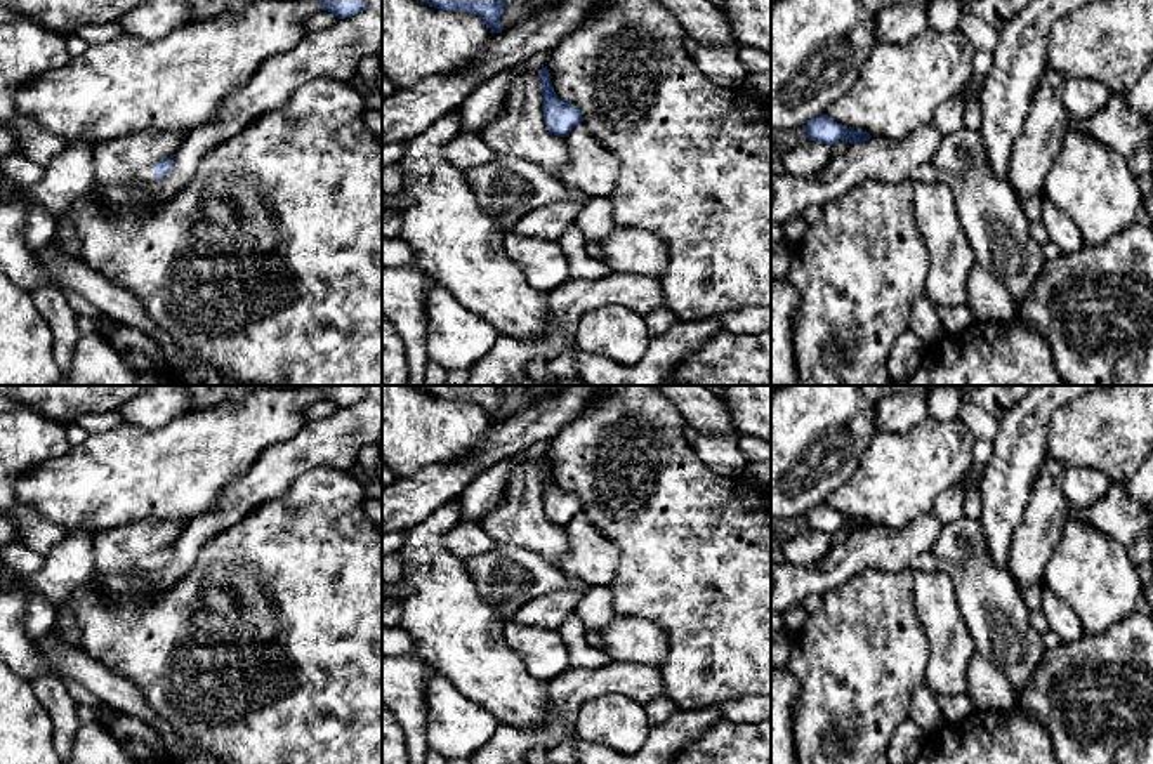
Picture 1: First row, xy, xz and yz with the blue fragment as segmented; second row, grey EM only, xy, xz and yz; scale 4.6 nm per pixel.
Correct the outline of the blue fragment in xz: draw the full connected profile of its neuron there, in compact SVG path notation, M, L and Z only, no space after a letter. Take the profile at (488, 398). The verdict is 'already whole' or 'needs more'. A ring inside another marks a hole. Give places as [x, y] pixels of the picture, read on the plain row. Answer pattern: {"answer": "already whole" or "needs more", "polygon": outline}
{"answer": "already whole", "polygon": "M415 385L429 396L478 405L493 420L502 420L500 405L509 385Z"}

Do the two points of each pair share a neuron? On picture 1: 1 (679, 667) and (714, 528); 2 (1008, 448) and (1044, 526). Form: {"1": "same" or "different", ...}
{"1": "same", "2": "different"}

